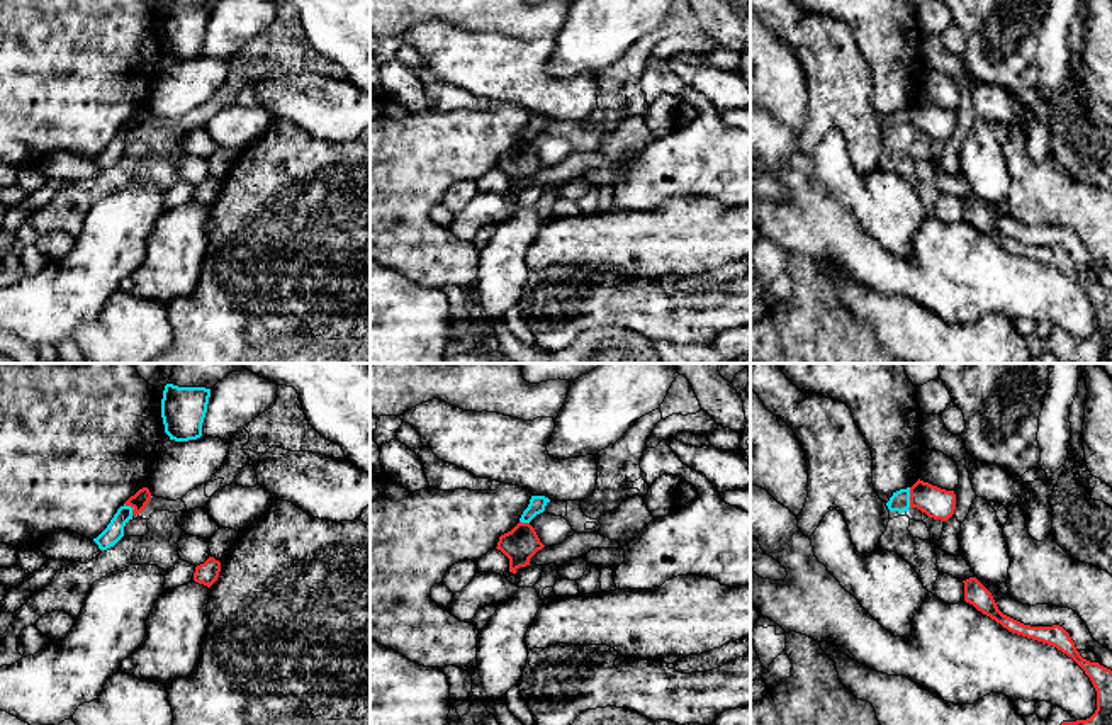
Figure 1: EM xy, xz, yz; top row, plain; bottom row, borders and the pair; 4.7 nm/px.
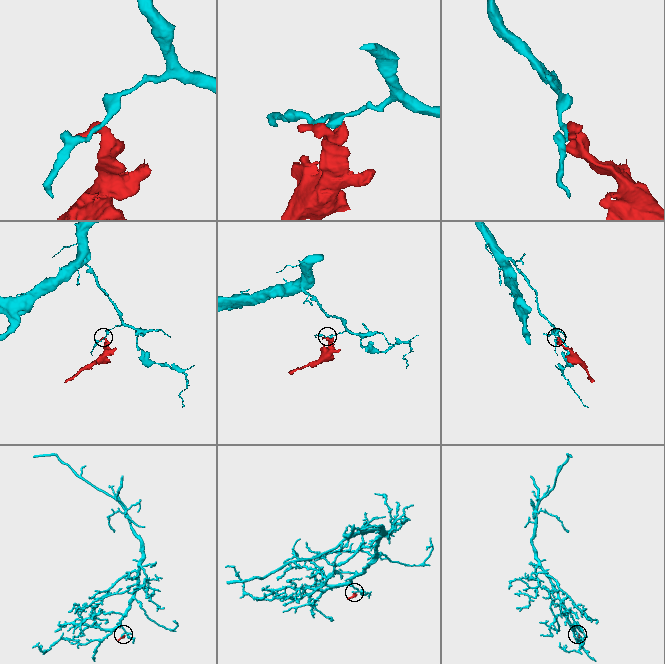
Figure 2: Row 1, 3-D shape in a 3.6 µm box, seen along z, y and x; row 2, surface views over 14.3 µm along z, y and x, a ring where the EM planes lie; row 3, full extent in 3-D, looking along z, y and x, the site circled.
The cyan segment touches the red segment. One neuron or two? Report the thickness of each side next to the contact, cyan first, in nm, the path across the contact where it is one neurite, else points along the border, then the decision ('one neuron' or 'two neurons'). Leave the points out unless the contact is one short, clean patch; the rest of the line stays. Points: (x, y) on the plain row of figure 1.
calibres 100 and 150 nm; border yz (909, 107), (910, 126); two neurons

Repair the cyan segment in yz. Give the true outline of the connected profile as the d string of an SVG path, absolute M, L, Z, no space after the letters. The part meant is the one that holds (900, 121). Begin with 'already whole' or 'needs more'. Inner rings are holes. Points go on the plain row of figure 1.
already whole; M910 107L893 112L893 115L886 122L886 126L890 131L898 131L898 132L908 131L908 127L910 127Z

